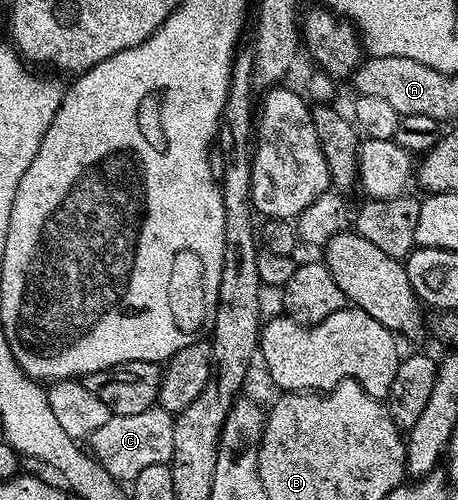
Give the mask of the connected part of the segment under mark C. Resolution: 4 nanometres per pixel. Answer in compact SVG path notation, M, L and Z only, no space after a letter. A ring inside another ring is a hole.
M154 406L143 410L143 414L127 414L126 416L110 415L109 420L95 434L87 437L87 448L93 459L100 460L103 470L111 474L118 482L131 482L139 478L139 473L146 466L159 466L169 464L174 451L174 413L163 410L159 406Z

